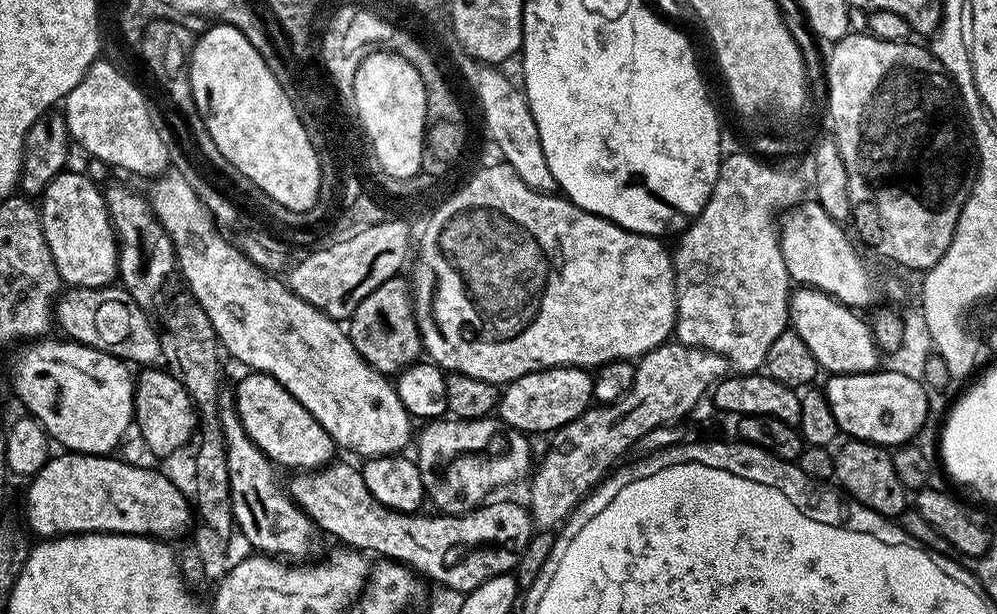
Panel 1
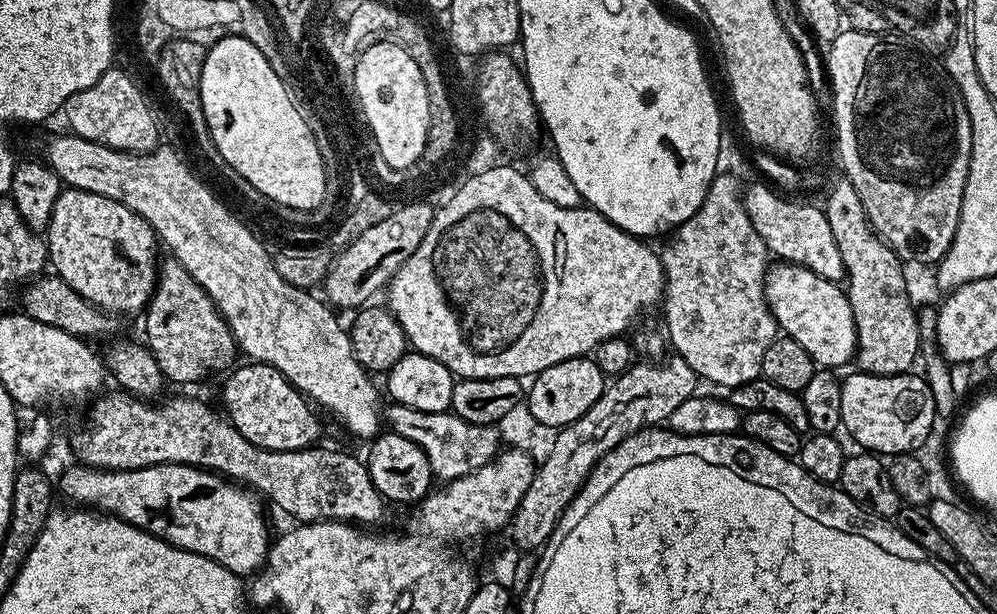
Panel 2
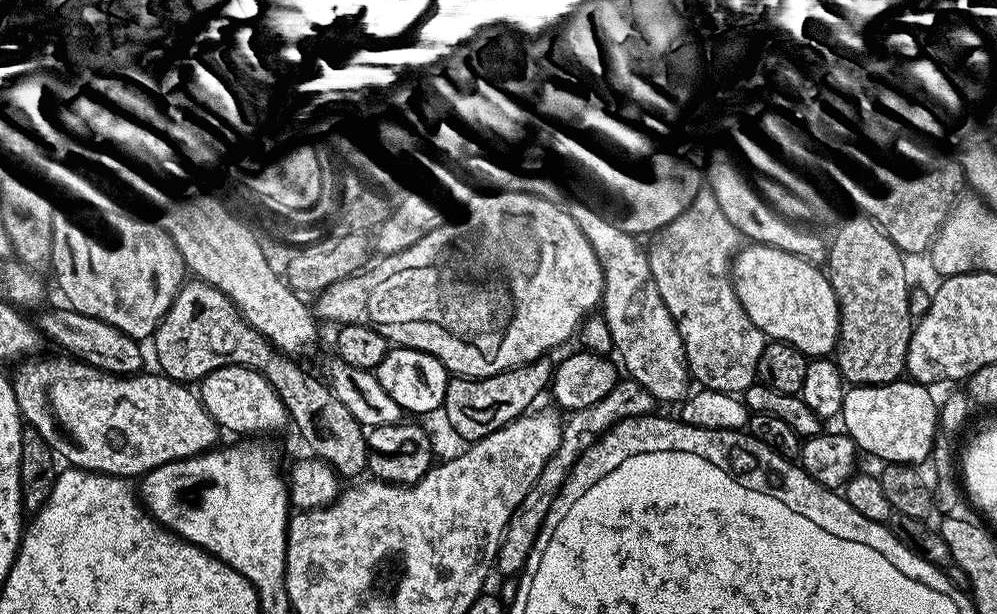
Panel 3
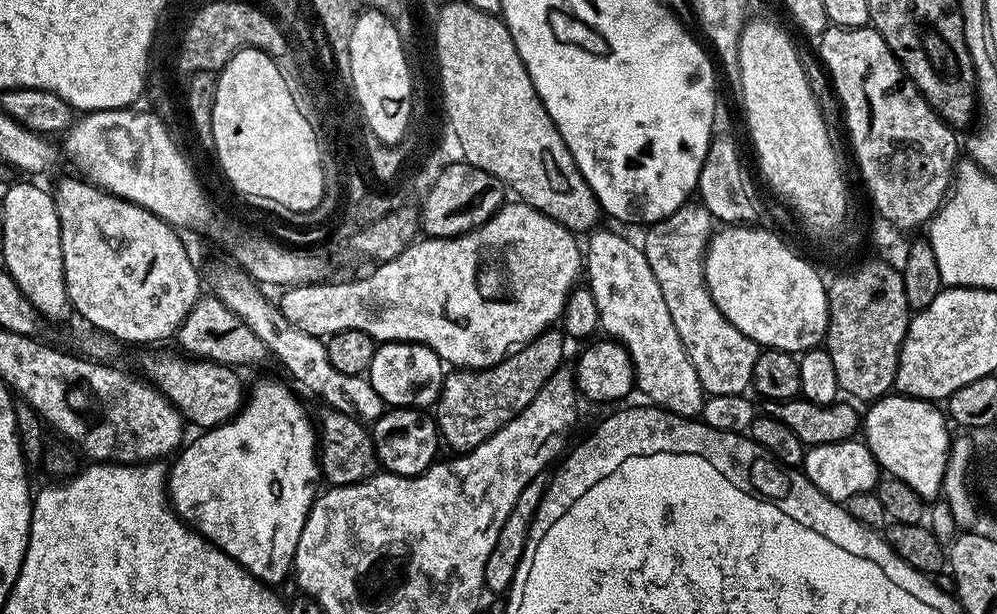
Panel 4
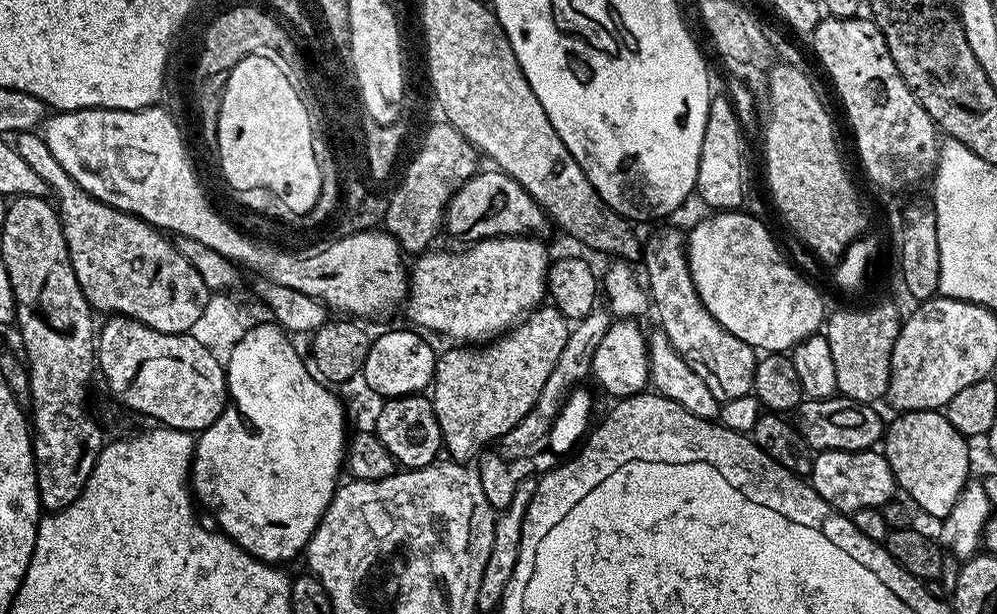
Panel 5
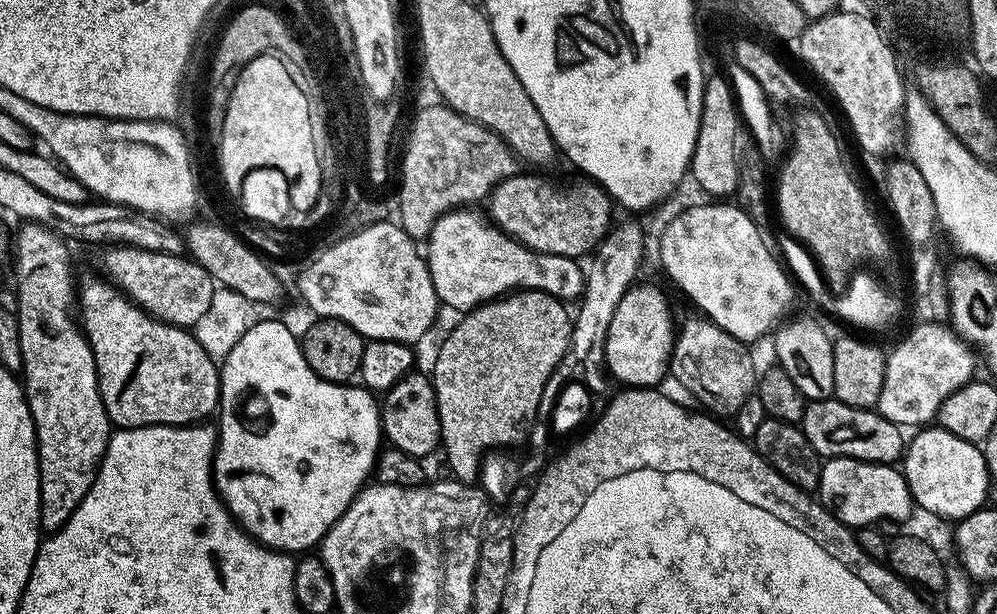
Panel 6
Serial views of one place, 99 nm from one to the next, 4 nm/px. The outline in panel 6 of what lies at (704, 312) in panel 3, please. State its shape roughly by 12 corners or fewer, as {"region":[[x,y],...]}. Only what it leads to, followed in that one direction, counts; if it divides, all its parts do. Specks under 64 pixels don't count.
{"region":[[703,315],[675,333],[670,376],[713,417],[755,393],[749,345]]}

